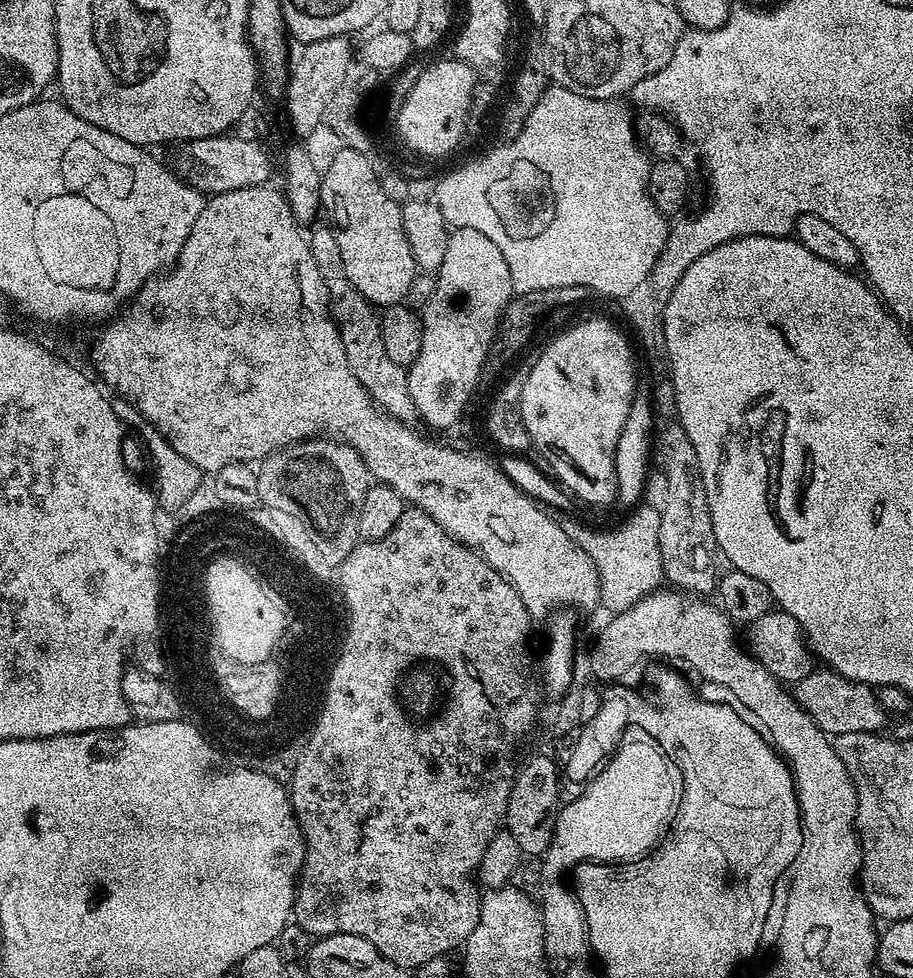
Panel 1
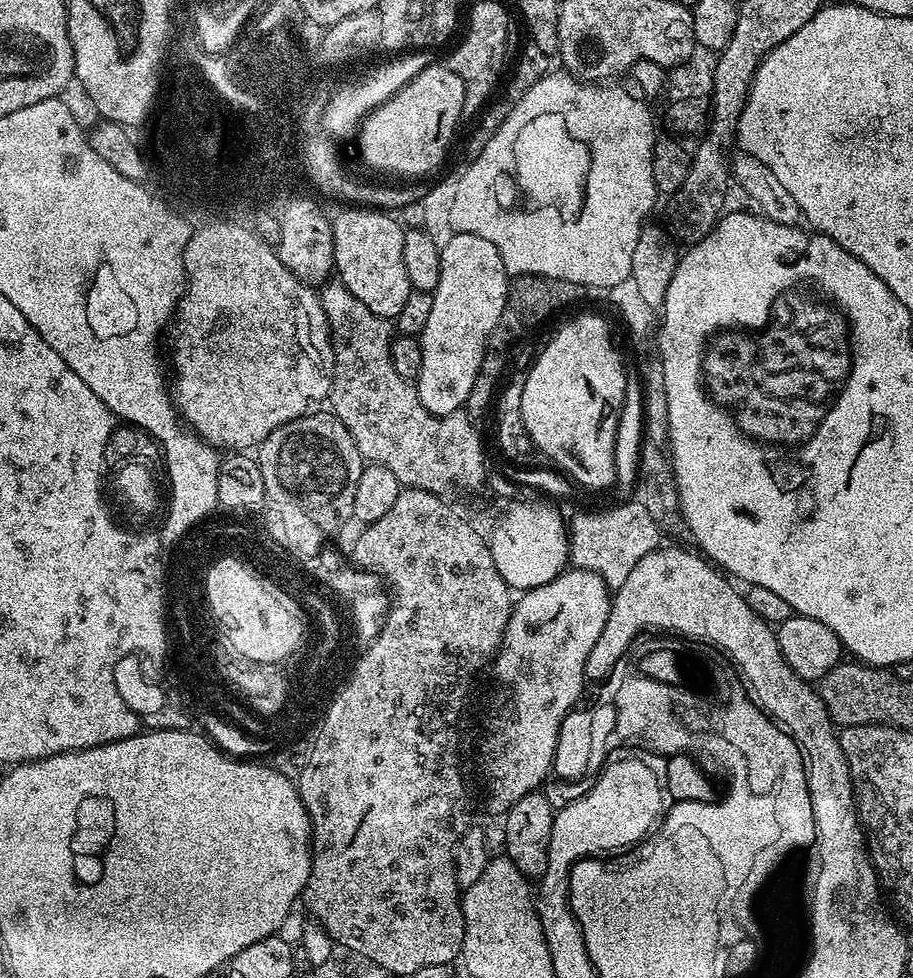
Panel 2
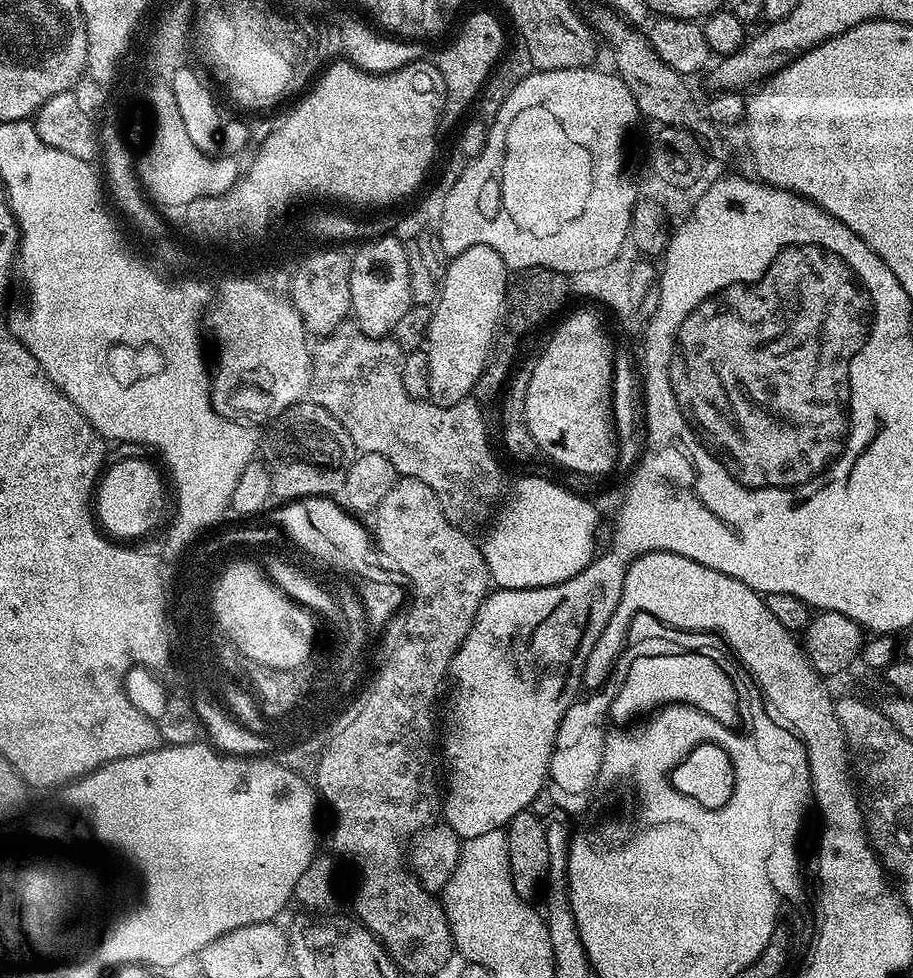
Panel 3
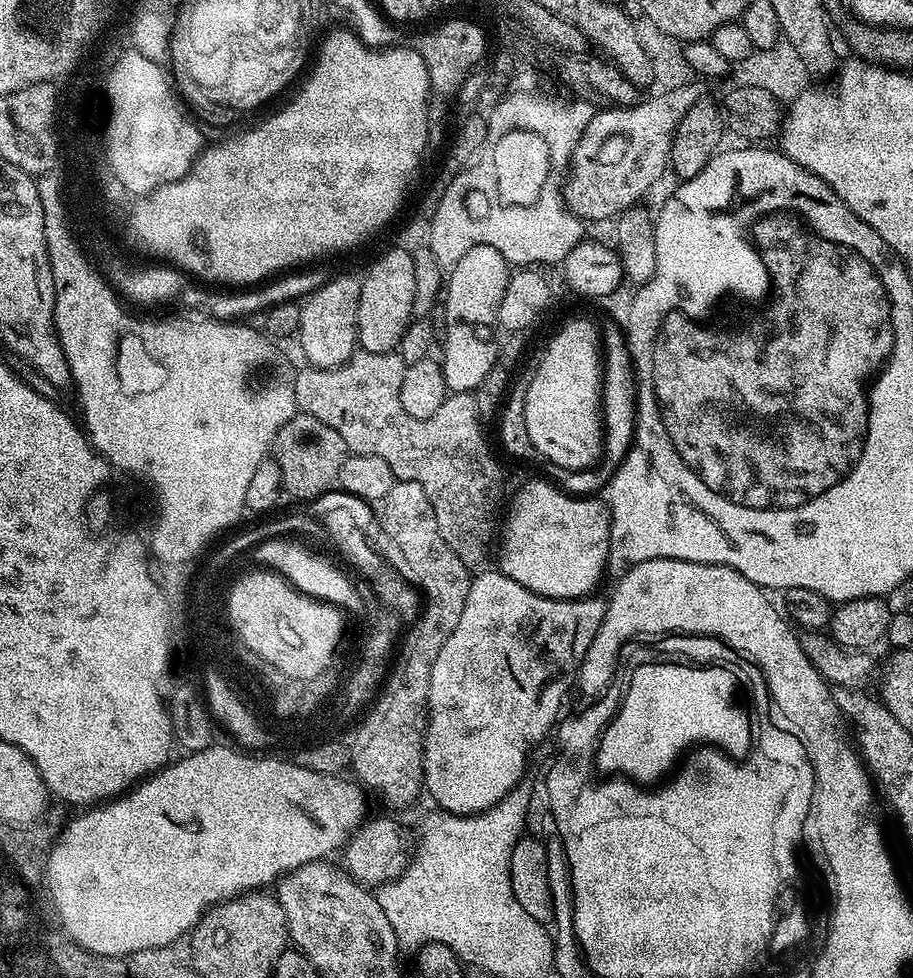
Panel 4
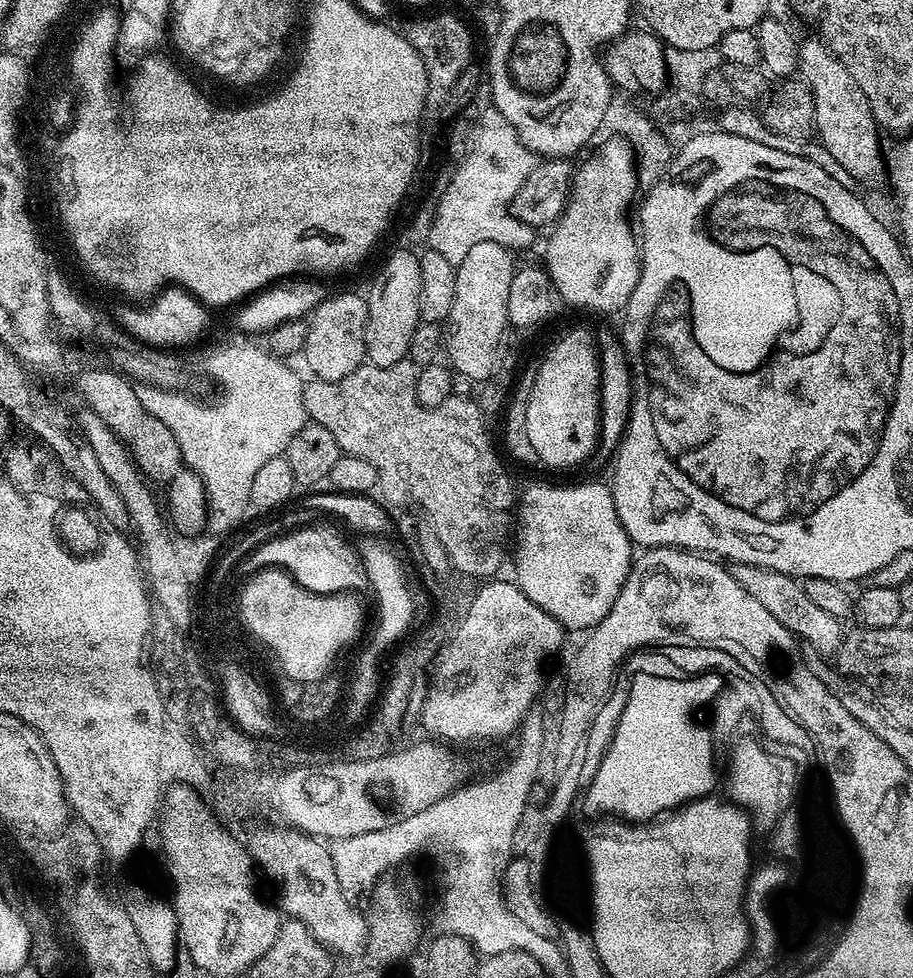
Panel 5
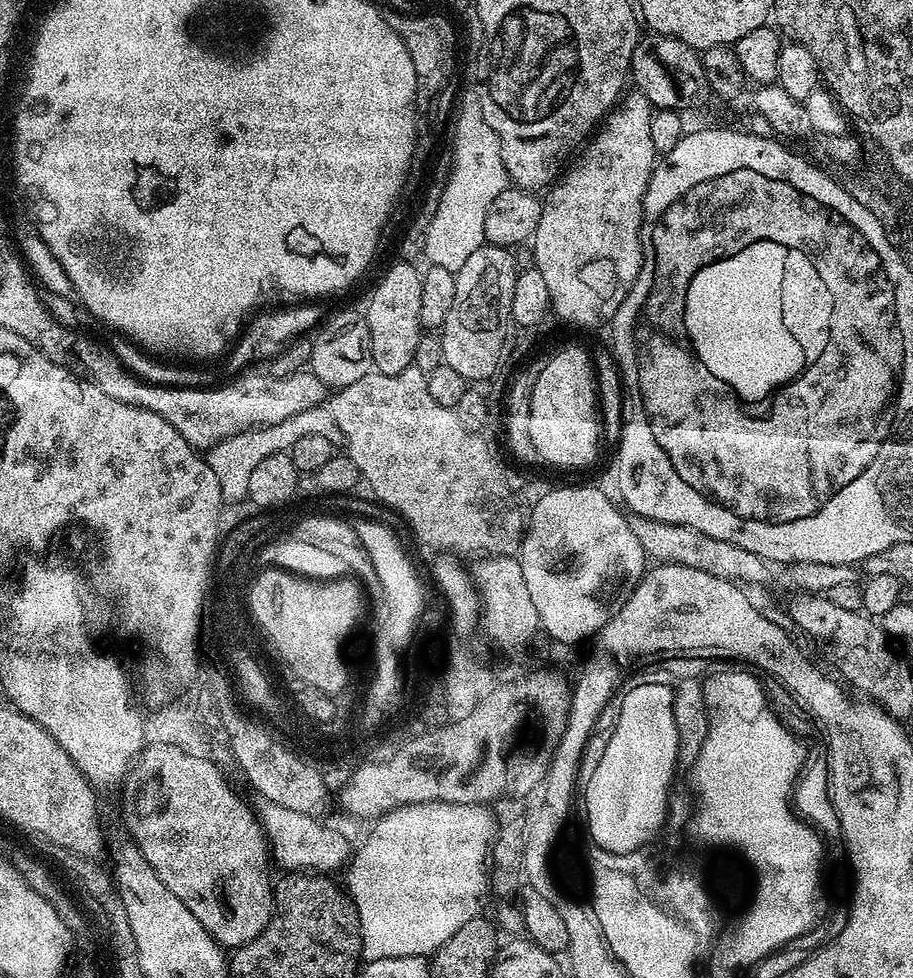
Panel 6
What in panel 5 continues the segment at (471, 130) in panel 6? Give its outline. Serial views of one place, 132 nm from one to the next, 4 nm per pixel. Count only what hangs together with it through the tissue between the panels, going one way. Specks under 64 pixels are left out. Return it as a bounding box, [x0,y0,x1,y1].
[433,114,534,265]

